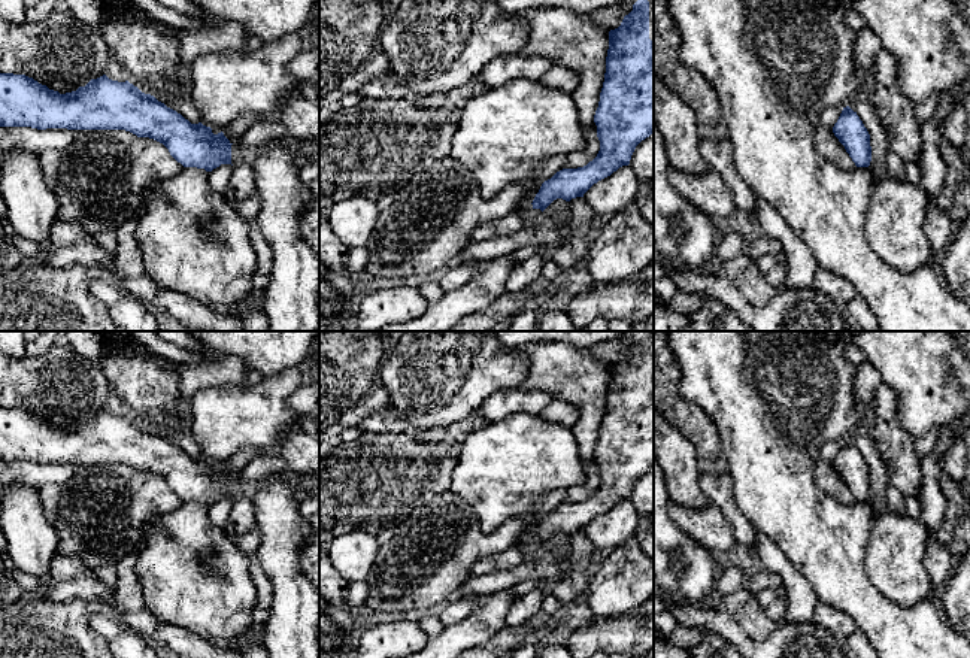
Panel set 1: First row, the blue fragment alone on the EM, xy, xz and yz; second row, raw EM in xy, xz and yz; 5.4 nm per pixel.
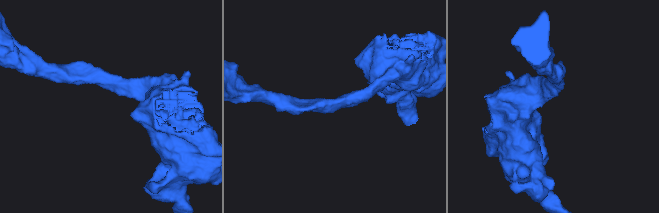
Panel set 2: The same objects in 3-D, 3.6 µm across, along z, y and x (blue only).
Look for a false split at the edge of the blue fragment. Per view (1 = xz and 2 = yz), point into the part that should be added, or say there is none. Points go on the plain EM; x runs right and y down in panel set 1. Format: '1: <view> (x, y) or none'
1: xz (649, 333)
2: none

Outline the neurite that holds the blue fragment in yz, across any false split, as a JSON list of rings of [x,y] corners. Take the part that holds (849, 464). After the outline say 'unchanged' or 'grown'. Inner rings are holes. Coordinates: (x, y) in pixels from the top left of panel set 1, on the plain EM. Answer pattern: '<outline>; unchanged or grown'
[[[849,440],[843,442],[833,461],[834,470],[845,480],[857,501],[869,501],[872,495],[870,469]]]; unchanged

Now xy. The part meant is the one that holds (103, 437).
[[[0,407],[0,461],[31,461],[37,464],[125,464],[137,471],[163,477],[184,501],[212,506],[231,498],[231,476],[224,467],[213,469],[210,461],[191,458],[176,445],[142,427],[137,421],[109,413],[106,409],[91,413],[76,425],[60,428],[25,409]]]; unchanged

